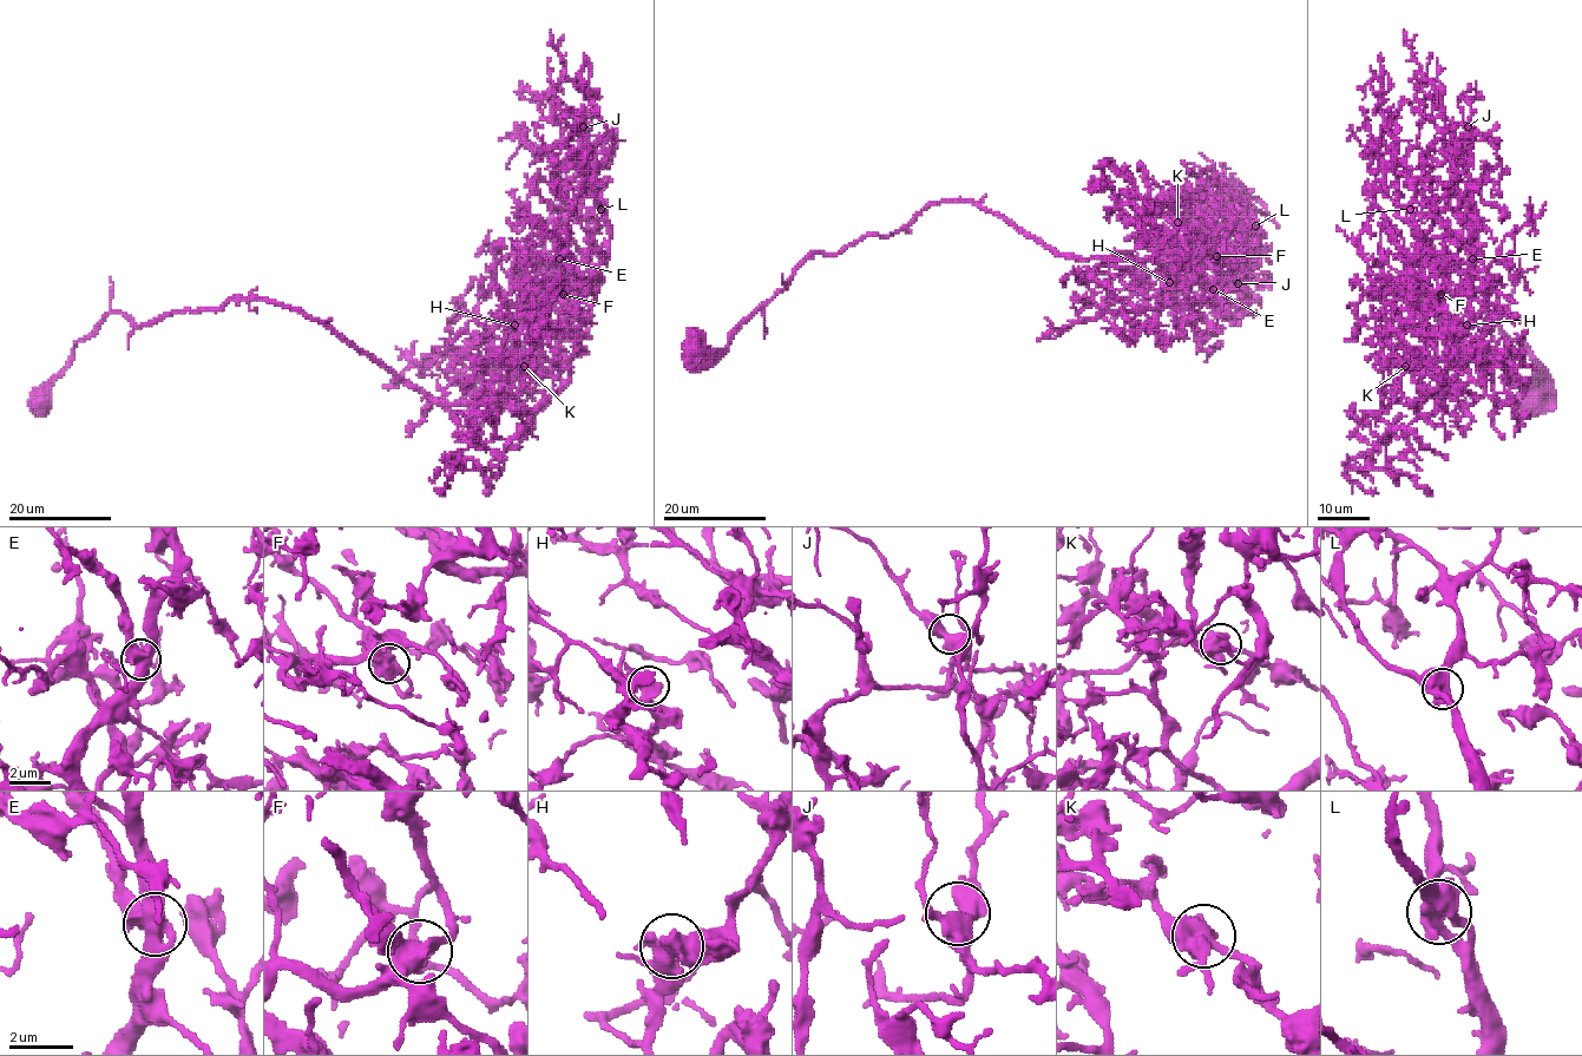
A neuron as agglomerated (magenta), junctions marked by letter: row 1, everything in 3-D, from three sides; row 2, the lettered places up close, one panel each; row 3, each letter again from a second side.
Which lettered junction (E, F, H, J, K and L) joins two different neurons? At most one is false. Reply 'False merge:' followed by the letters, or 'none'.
False merge: none

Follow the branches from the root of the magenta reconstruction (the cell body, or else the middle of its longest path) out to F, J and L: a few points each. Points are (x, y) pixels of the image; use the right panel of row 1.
F: (1529, 405), (1531, 355), (1487, 313), (1445, 325), (1396, 299), (1384, 317), (1442, 402), (1456, 353), (1441, 294)
J: (1529, 405), (1487, 313), (1384, 317), (1442, 402), (1468, 126)
L: (1529, 405), (1531, 355), (1487, 313), (1445, 325), (1396, 299), (1444, 412), (1430, 394), (1403, 335), (1410, 209)

